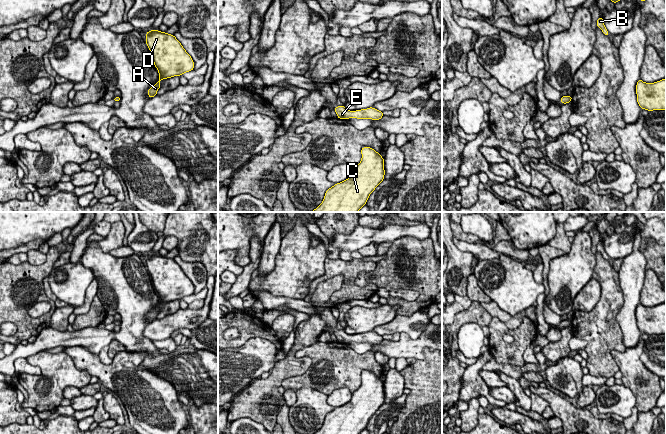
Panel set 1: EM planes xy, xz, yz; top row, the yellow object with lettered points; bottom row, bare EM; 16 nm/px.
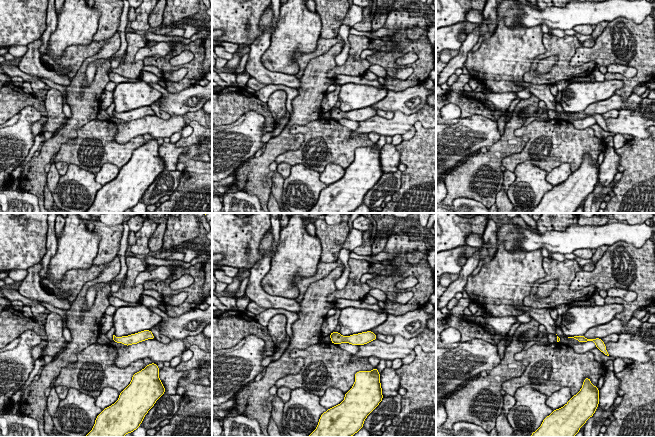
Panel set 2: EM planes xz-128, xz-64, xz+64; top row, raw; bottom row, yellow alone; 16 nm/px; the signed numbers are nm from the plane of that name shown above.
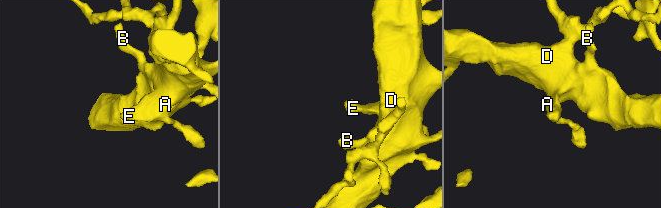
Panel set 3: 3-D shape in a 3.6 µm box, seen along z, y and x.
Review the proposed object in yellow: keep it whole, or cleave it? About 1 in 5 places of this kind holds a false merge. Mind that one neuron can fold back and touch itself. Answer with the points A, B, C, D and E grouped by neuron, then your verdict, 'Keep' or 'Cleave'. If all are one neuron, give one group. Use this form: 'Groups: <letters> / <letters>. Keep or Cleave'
Groups: A B C D E. Keep

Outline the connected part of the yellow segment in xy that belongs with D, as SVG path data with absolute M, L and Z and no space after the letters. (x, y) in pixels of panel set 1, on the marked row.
M151 30L146 33L146 44L159 73L158 82L148 91L149 99L157 95L163 79L180 76L194 69L194 61L172 34Z

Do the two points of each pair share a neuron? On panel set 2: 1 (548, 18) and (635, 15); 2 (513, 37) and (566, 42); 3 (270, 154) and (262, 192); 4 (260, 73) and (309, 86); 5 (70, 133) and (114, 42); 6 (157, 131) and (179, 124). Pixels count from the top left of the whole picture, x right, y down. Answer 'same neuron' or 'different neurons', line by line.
1: same neuron
2: different neurons
3: same neuron
4: different neurons
5: same neuron
6: same neuron

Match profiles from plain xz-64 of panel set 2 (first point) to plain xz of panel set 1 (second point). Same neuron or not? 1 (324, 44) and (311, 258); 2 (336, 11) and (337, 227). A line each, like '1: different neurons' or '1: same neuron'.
1: different neurons
2: same neuron

